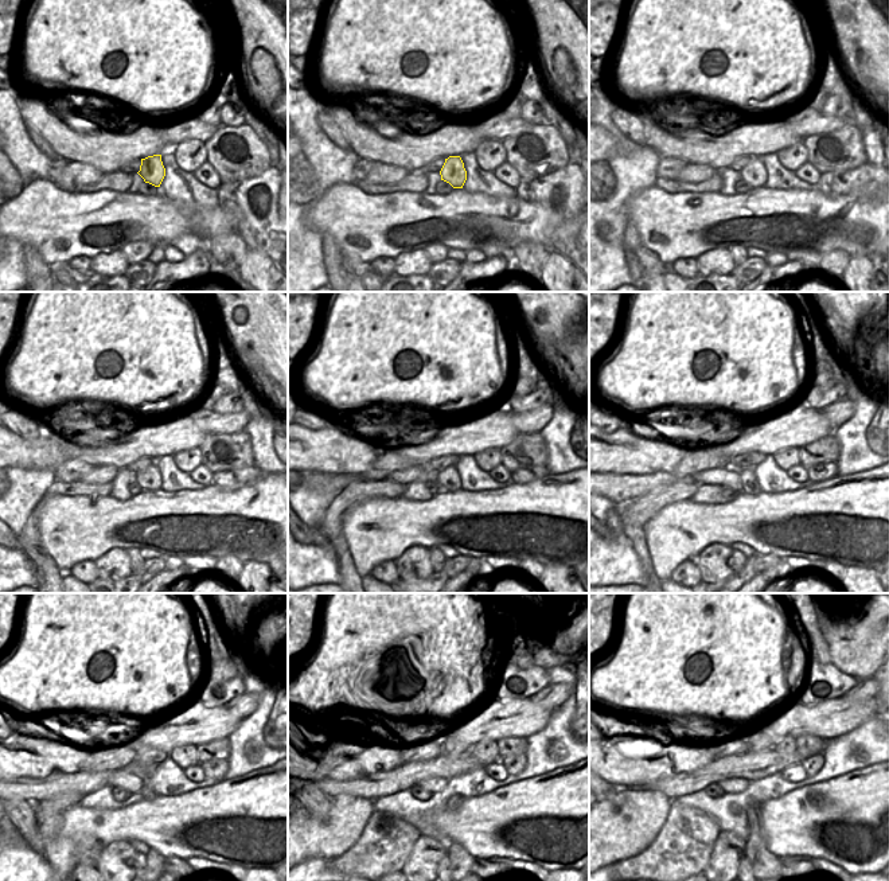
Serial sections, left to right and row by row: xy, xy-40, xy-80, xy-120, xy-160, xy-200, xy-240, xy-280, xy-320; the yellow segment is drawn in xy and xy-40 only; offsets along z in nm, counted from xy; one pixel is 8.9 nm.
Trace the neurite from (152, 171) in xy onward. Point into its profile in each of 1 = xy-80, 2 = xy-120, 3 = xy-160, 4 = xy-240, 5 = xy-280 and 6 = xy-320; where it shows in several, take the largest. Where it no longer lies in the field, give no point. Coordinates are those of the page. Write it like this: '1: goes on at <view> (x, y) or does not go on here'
1: goes on at xy-80 (755, 174)
2: goes on at xy-120 (149, 479)
3: goes on at xy-160 (448, 479)
4: goes on at xy-240 (147, 791)
5: goes on at xy-280 (453, 802)
6: goes on at xy-320 (765, 865)

